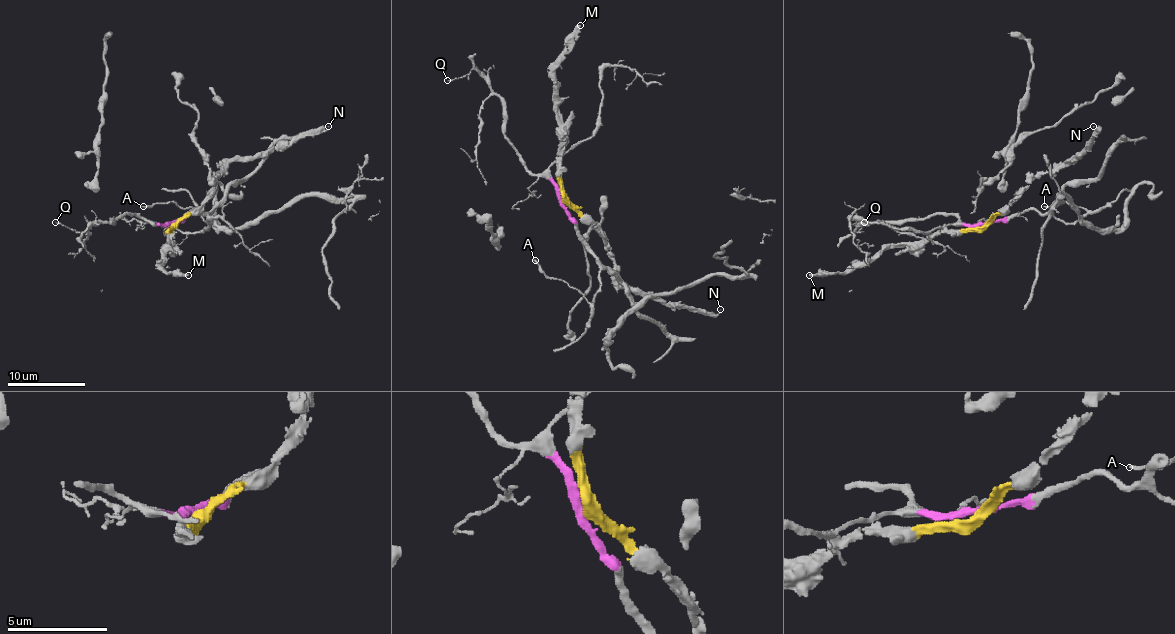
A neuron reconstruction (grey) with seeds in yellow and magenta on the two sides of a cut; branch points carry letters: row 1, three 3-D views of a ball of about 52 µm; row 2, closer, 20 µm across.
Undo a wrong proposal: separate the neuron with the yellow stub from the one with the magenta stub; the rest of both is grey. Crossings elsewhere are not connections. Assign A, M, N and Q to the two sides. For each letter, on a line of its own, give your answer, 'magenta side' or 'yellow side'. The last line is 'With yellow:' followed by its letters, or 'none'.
A: magenta side
M: yellow side
N: yellow side
Q: magenta side
With yellow: M, N

